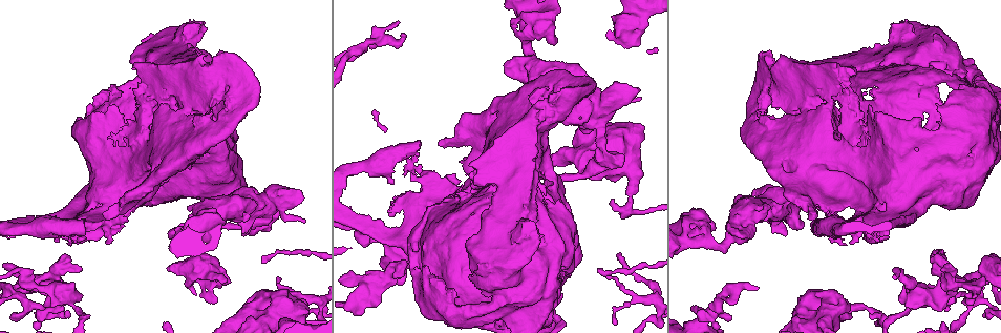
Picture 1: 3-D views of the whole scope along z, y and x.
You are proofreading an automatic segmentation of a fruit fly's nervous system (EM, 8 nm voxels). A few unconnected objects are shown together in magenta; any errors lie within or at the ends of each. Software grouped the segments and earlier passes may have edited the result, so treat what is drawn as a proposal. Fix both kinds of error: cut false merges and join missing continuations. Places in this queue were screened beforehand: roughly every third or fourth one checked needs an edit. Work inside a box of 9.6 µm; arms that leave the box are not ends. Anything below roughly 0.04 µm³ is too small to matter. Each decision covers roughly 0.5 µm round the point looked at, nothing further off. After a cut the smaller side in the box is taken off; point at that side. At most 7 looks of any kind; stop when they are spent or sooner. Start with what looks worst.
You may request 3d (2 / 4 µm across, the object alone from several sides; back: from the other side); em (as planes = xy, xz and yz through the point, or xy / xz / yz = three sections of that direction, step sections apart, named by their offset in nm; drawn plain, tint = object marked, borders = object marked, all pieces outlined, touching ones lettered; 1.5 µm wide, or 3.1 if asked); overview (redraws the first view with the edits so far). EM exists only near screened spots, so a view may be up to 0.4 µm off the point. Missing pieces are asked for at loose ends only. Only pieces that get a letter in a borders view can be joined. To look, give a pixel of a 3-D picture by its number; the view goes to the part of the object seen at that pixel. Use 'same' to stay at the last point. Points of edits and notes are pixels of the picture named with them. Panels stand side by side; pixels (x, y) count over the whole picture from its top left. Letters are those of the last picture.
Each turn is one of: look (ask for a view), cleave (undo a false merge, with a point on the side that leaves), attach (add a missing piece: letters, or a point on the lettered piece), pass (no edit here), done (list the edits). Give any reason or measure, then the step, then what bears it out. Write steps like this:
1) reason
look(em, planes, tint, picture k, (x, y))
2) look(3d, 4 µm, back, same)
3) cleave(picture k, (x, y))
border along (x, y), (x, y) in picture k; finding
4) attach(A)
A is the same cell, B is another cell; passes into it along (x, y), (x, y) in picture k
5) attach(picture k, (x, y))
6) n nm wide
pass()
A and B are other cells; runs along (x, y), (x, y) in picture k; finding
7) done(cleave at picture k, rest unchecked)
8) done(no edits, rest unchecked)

look(3d, 2 µm, picture 1, (224, 282))

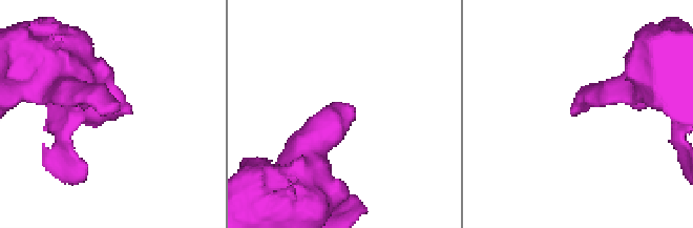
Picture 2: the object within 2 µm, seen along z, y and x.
shape alone is not enough
look(em, xy, step 8, borders, picture 2, (111, 108))

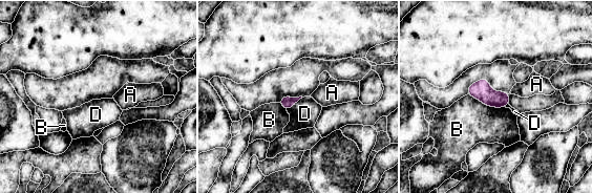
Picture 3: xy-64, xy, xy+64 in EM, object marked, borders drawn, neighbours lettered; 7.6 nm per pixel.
pass()
A, B and D are other cells; border along (468, 93), (487, 105), (504, 107) in picture 3; none of them fits

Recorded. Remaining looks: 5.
an open end
look(em, xy, step 8, borders, picture 1, (225, 225))

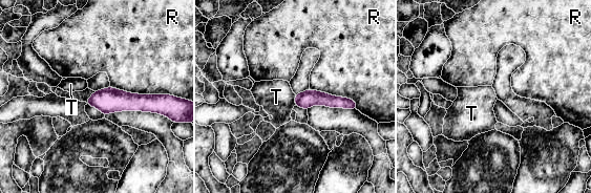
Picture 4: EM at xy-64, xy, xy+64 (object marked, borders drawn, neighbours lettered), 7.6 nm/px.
130 nm wide
pass()
R and T are other cells; runs along (89, 102), (156, 102) in picture 4; none of them fits

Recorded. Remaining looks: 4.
look(em, planes, borders, picture 1, (897, 271))

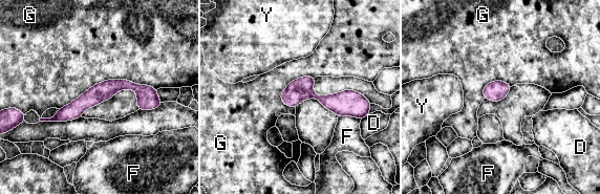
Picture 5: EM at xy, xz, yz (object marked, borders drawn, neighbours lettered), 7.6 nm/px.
G touches over 750 nm
pass()
D, F, G and Y are other cells; border along (156, 88), (104, 80), (59, 109) in picture 5; one neuron here

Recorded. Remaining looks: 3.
done(no edits, rest unchecked)

